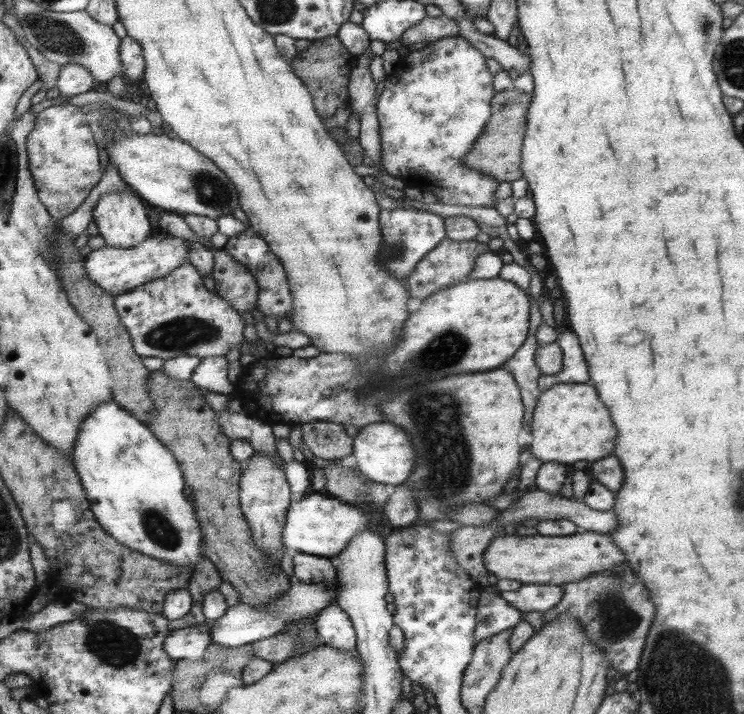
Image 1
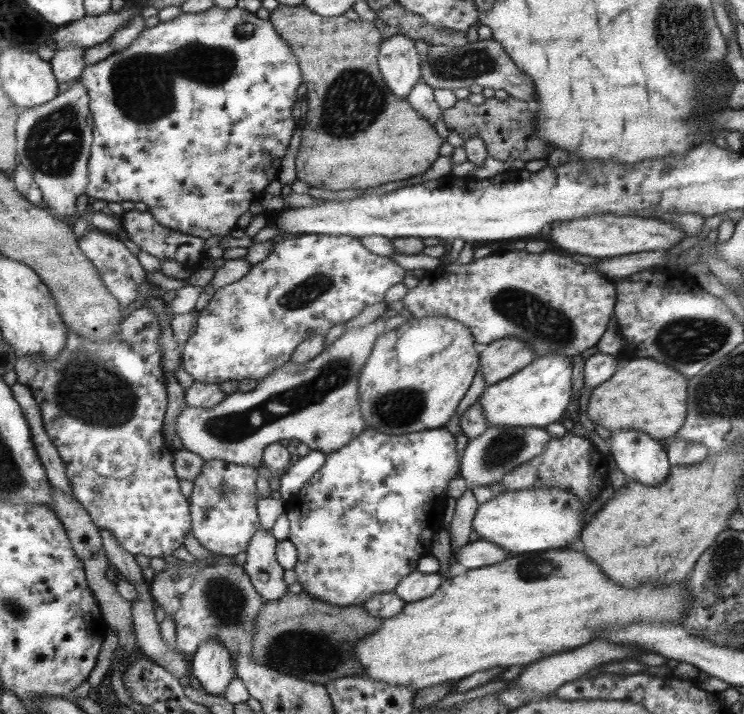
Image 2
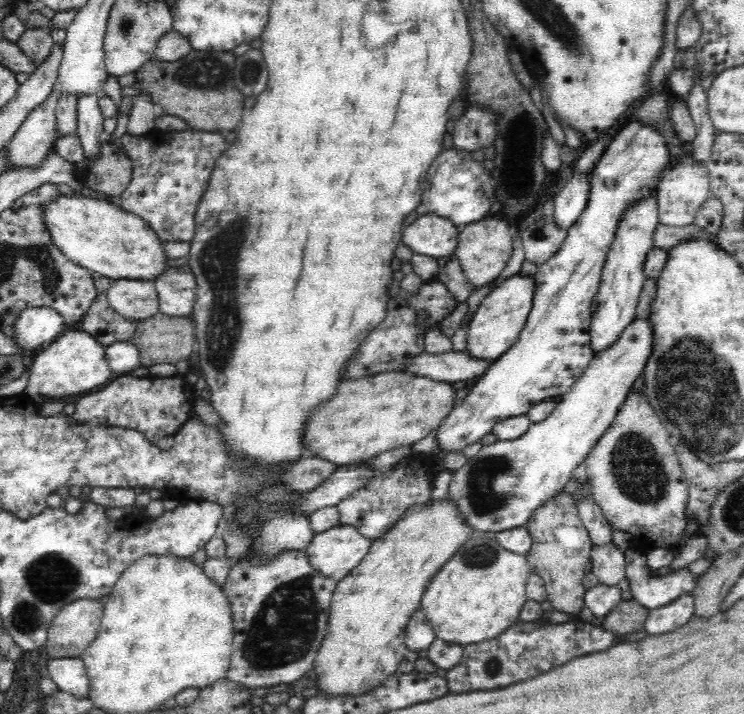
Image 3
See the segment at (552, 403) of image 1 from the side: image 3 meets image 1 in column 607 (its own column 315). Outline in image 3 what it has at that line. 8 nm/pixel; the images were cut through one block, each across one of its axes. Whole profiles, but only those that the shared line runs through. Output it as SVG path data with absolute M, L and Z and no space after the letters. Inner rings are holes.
M392 371L382 376L366 376L366 378L350 379L344 382L334 396L334 400L326 402L314 416L306 430L306 446L312 454L322 456L338 467L369 462L382 452L390 452L394 448L405 446L411 448L422 438L426 438L432 430L436 430L445 416L456 405L454 383L434 380L410 371Z

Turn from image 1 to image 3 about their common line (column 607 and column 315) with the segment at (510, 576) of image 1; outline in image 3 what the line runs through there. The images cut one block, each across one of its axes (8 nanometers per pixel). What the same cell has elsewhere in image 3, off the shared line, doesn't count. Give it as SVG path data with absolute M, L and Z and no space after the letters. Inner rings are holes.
M341 524L316 534L306 554L315 571L338 582L360 564L370 544L356 527Z

